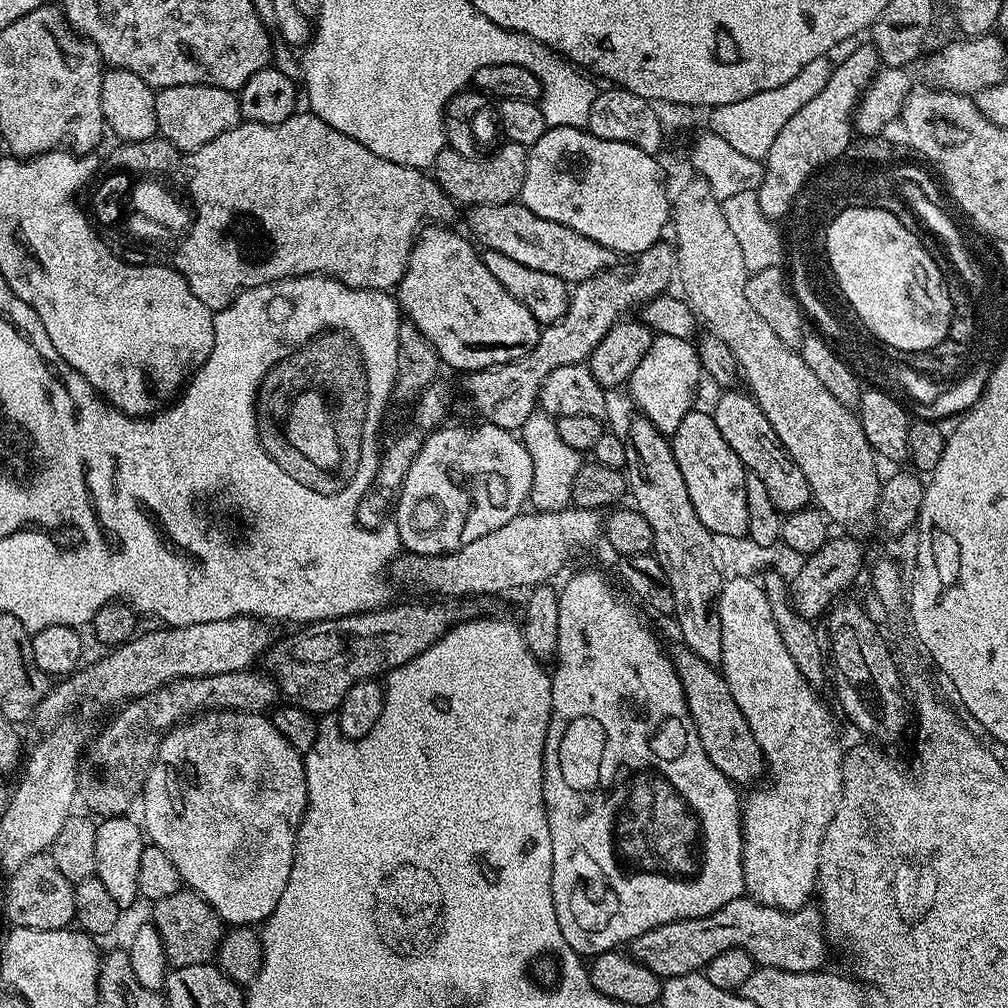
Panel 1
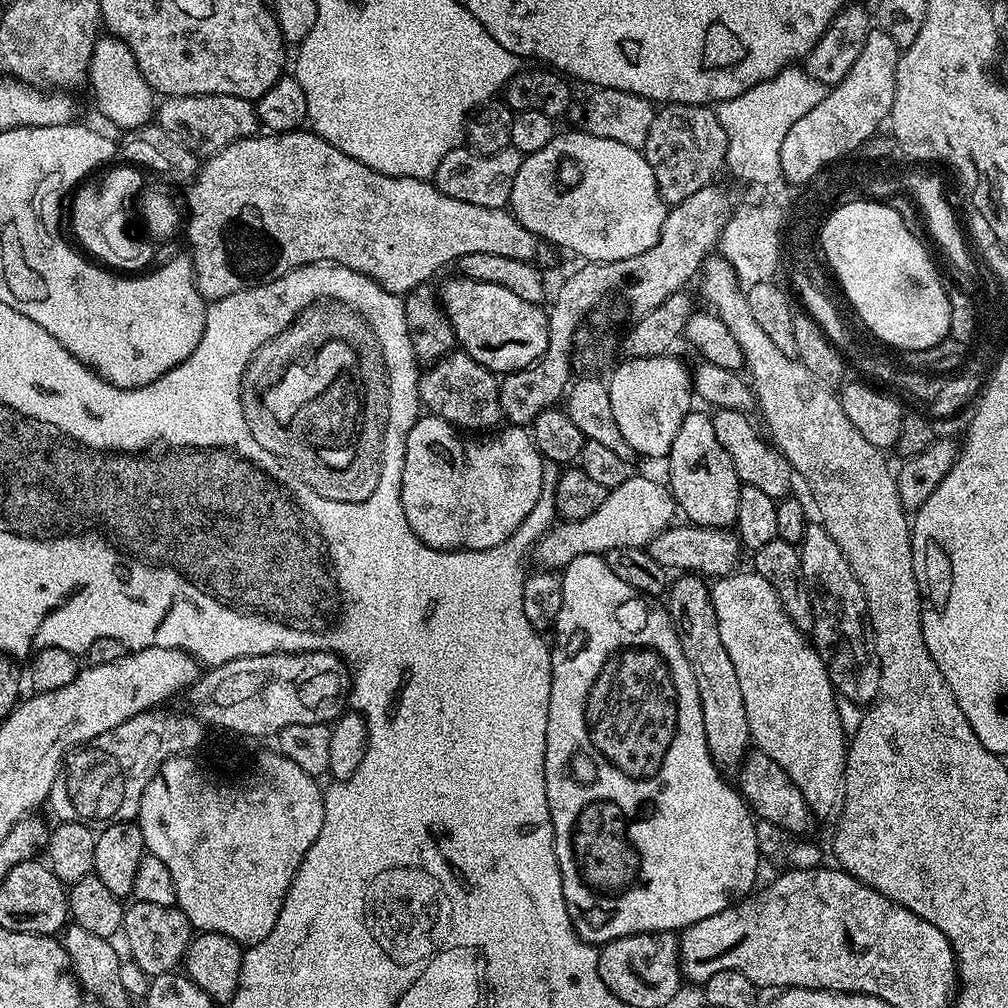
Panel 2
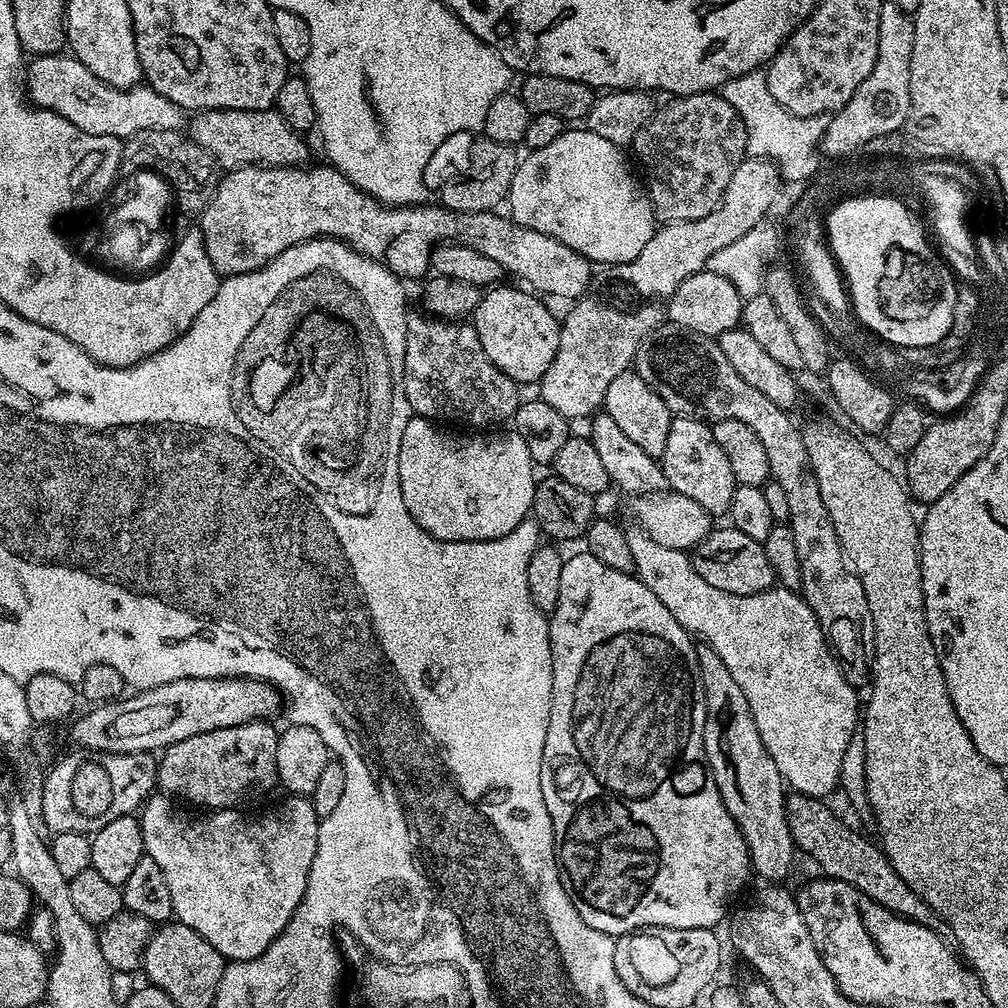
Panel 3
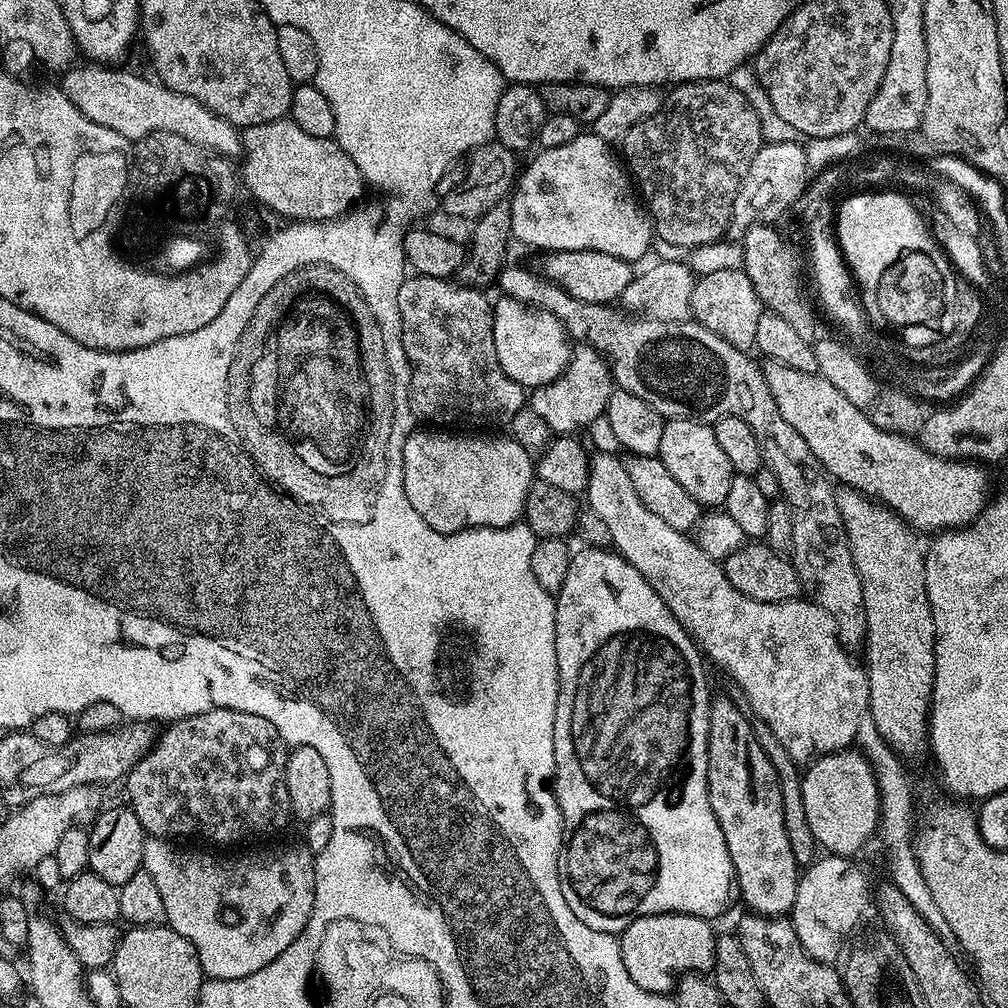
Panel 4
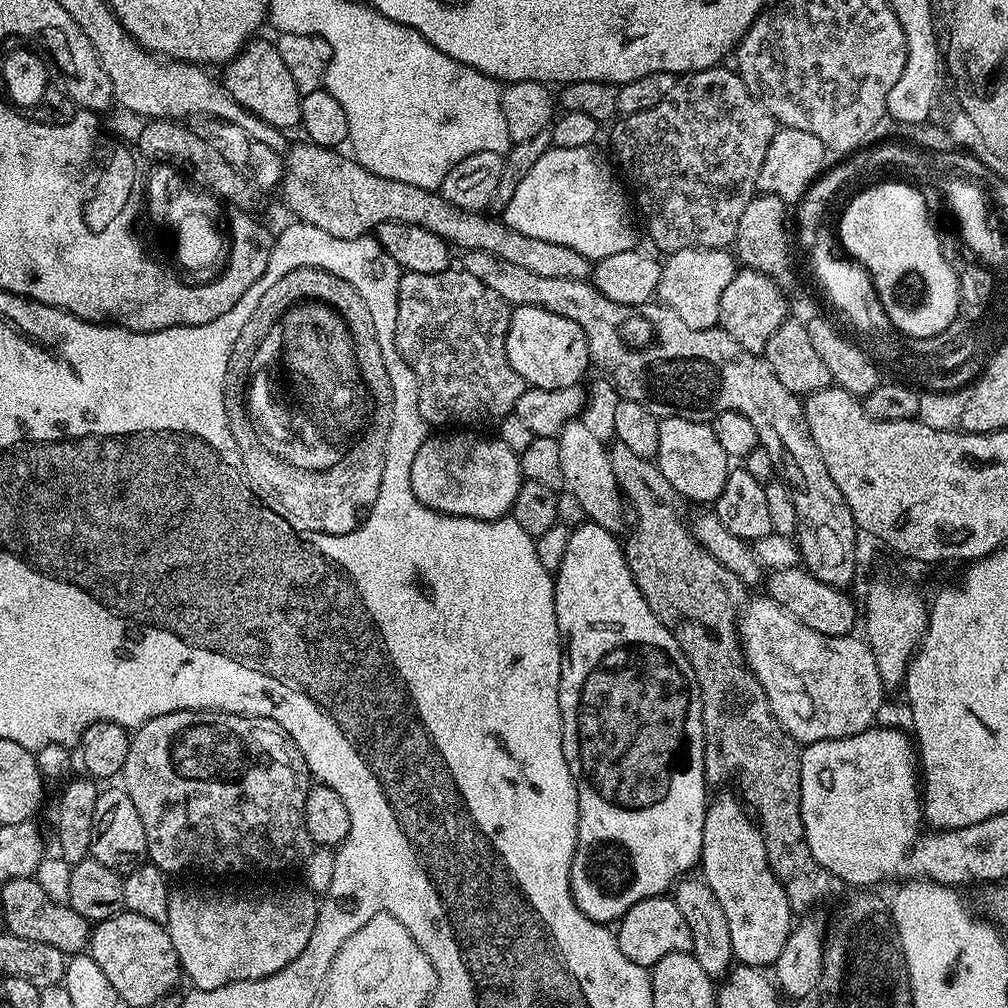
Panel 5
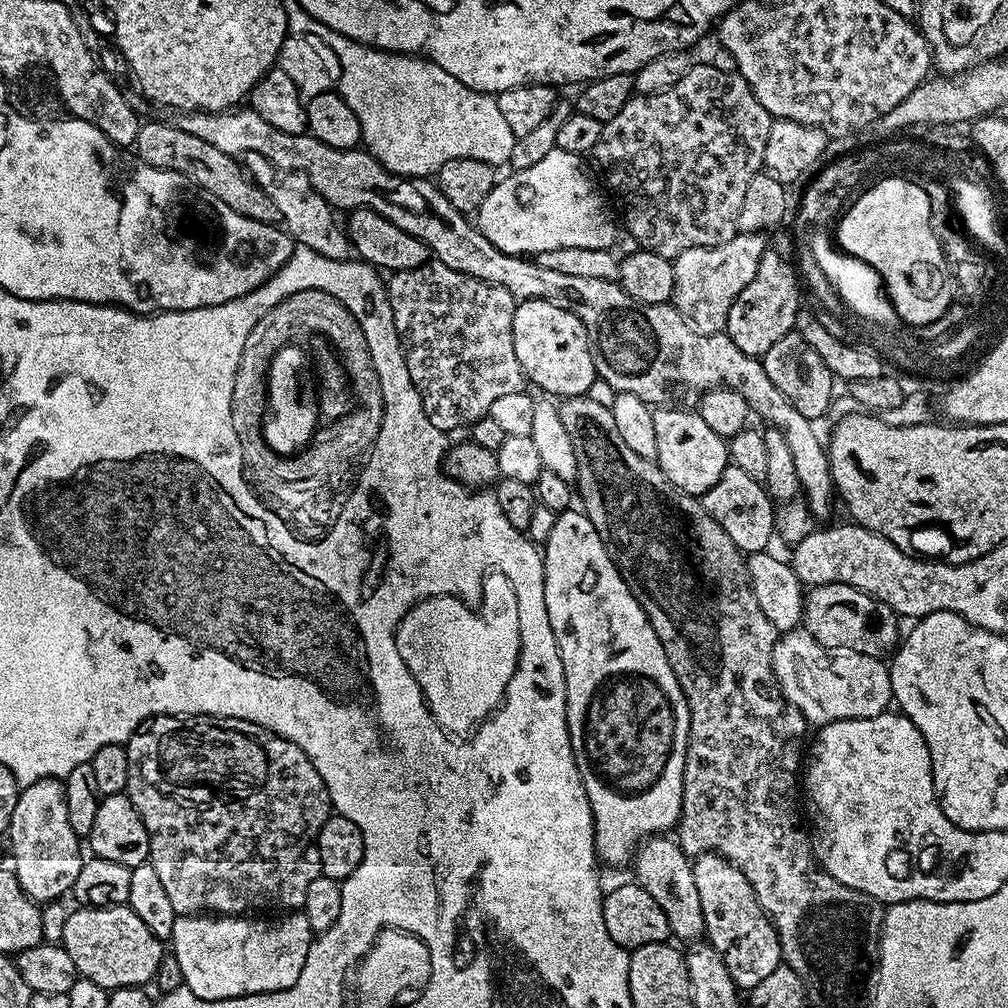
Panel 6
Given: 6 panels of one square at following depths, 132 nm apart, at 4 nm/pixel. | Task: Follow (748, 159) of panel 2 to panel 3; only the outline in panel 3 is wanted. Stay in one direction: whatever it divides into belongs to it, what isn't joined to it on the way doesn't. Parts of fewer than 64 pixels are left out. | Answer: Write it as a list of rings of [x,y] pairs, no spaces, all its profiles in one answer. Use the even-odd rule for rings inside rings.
[[[763,71],[747,72],[744,76],[726,82],[719,88],[718,95],[726,102],[730,102],[738,118],[742,118],[746,126],[746,146],[749,157],[779,162],[781,175],[787,181],[790,179],[804,182],[817,171],[816,148],[807,140],[805,121],[801,117],[790,114],[778,102],[774,102],[774,94],[770,94],[768,77]]]

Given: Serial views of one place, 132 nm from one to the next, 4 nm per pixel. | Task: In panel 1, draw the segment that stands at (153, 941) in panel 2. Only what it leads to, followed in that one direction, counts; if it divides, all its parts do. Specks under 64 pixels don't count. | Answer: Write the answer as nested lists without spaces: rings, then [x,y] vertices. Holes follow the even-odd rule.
[[[181,890],[170,894],[170,898],[155,901],[151,908],[150,923],[162,938],[164,953],[172,968],[207,964],[215,957],[226,925],[200,895],[191,890]]]

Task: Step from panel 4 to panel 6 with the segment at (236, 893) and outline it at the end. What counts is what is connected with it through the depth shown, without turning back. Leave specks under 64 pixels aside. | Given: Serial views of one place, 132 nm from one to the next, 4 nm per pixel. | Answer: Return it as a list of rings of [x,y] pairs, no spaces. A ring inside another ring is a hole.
[[[293,910],[279,918],[281,920],[249,918],[247,915],[177,915],[170,941],[170,952],[171,955],[172,952],[176,955],[180,976],[184,979],[181,980],[183,987],[198,994],[198,998],[221,1000],[222,998],[238,998],[246,994],[277,992],[294,986],[294,982],[298,982],[298,974],[302,974],[302,966],[306,966],[306,954],[312,945],[314,933],[303,910]]]

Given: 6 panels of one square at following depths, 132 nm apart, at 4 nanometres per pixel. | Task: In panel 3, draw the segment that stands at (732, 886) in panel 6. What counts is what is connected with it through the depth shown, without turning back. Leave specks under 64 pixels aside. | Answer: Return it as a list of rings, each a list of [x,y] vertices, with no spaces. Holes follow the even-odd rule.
[[[700,642],[696,644],[696,657],[698,658],[698,670],[700,671],[700,681],[702,682],[702,690],[704,691],[704,705],[706,706],[706,726],[704,727],[704,749],[706,750],[706,758],[710,770],[714,774],[714,782],[718,786],[718,790],[722,794],[722,802],[726,806],[726,810],[734,818],[734,822],[740,828],[740,833],[744,836],[744,841],[748,847],[748,858],[750,868],[753,873],[756,872],[768,882],[780,882],[785,878],[784,875],[792,868],[792,852],[794,853],[794,845],[792,842],[792,831],[788,825],[788,810],[786,807],[786,785],[783,778],[780,777],[778,766],[774,766],[774,758],[770,758],[770,754],[766,750],[766,746],[762,746],[762,738],[758,738],[758,726],[754,726],[754,714],[750,714],[750,706],[746,703],[746,698],[742,694],[742,689],[738,686],[738,681],[730,675],[730,669],[726,667],[726,662],[722,662],[722,658],[718,658],[718,654],[708,643]]]

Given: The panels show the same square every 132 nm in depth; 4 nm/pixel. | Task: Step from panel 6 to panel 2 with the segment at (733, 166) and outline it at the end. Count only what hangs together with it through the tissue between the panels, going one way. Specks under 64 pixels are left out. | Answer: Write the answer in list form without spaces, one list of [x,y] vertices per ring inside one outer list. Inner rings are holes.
[[[665,103],[650,125],[650,134],[646,134],[642,151],[646,162],[650,162],[650,170],[654,170],[665,205],[681,204],[690,198],[690,194],[698,194],[698,190],[709,187],[720,168],[722,172],[726,158],[726,130],[722,130],[722,122],[718,122],[711,107]]]

